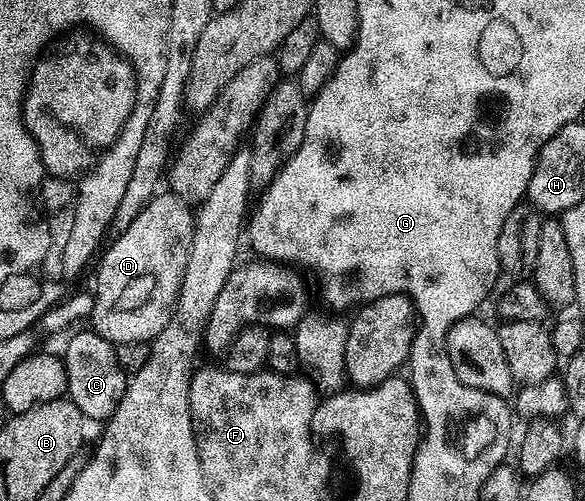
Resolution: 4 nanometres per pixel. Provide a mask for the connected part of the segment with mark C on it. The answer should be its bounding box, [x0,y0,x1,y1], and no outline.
[62,330,129,422]

